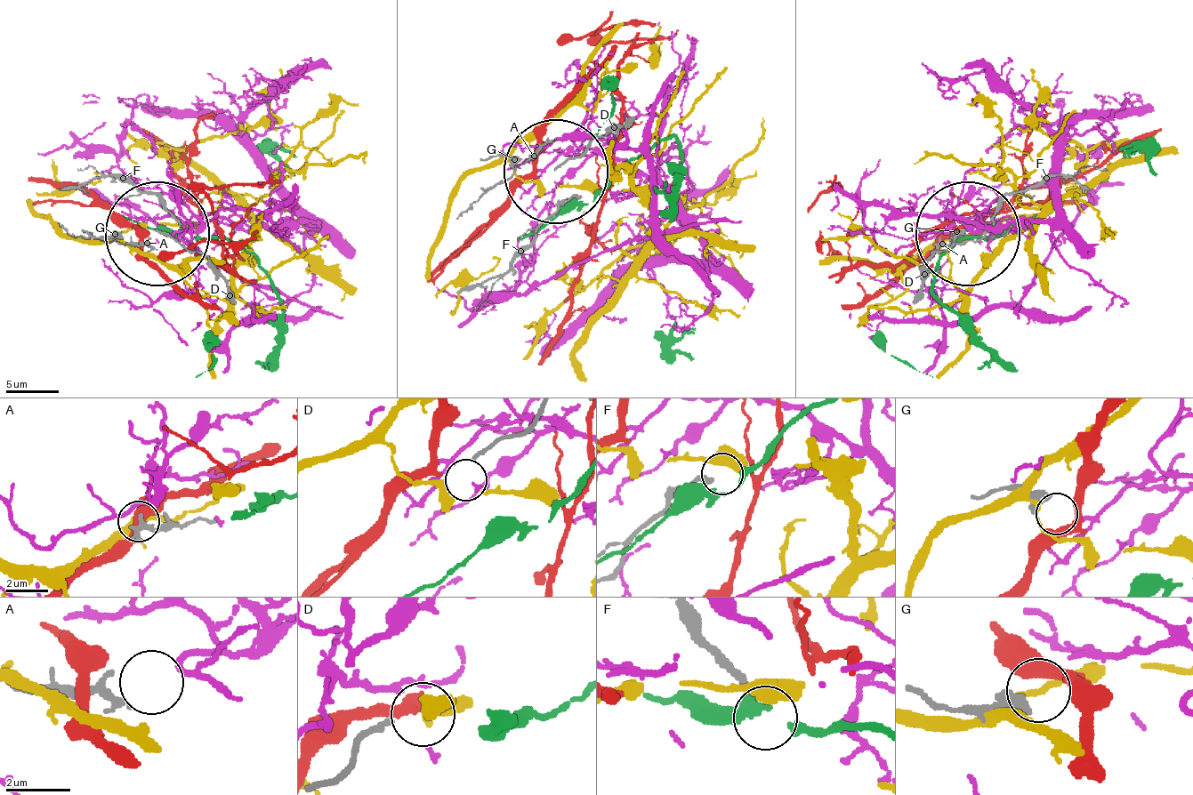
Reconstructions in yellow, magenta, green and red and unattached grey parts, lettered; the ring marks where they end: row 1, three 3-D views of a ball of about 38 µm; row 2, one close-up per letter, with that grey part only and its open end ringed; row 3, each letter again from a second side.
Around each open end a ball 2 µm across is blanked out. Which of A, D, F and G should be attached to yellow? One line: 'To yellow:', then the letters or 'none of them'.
To yellow: D

